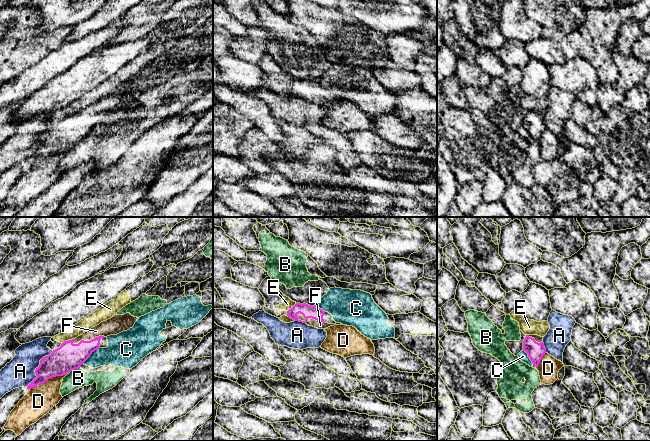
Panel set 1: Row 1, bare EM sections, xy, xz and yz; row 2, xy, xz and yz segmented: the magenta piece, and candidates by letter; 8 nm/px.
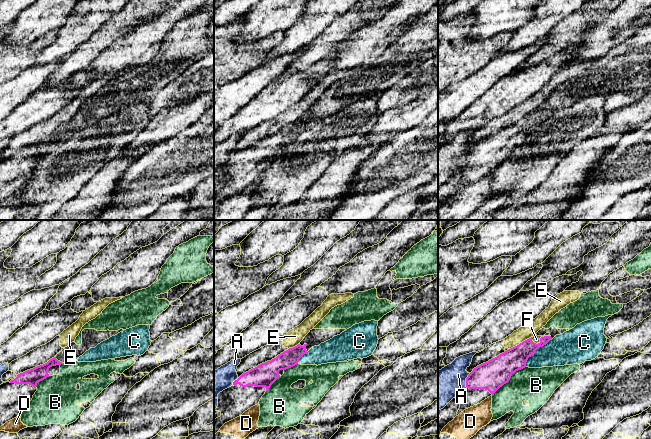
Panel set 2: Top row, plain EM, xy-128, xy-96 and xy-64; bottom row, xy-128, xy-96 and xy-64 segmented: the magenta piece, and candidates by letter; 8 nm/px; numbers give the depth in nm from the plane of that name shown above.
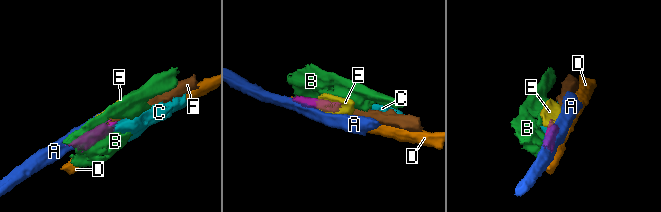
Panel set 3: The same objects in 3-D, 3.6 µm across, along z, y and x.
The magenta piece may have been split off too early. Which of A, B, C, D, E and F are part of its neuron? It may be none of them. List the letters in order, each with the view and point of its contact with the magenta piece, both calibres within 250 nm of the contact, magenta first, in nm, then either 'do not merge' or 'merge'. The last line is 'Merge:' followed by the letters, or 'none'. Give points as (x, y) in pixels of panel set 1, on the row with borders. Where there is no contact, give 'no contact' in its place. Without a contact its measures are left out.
A: contact xy (38, 367); calibres 220 and 240 nm; do not merge
B: contact xy (74, 369); calibres 220 and 160 nm; do not merge
C: contact xy (90, 354); calibres 220 and 240 nm; do not merge
D: contact xy (48, 378); calibres 220 and 240 nm; do not merge
E: contact xy (68, 340); calibres 220 and 100 nm; do not merge
F: contact xz (311, 317); calibres 110 and 60 nm; merge
Merge: F

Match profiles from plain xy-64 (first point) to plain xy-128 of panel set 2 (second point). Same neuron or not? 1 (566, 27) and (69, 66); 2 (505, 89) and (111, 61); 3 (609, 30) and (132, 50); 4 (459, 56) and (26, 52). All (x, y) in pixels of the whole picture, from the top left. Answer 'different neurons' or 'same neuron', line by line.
1: same neuron
2: different neurons
3: same neuron
4: same neuron

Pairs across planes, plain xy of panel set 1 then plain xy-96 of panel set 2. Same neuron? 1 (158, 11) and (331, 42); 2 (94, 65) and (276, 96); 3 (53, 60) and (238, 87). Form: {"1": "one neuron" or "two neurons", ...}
{"1": "one neuron", "2": "one neuron", "3": "one neuron"}

